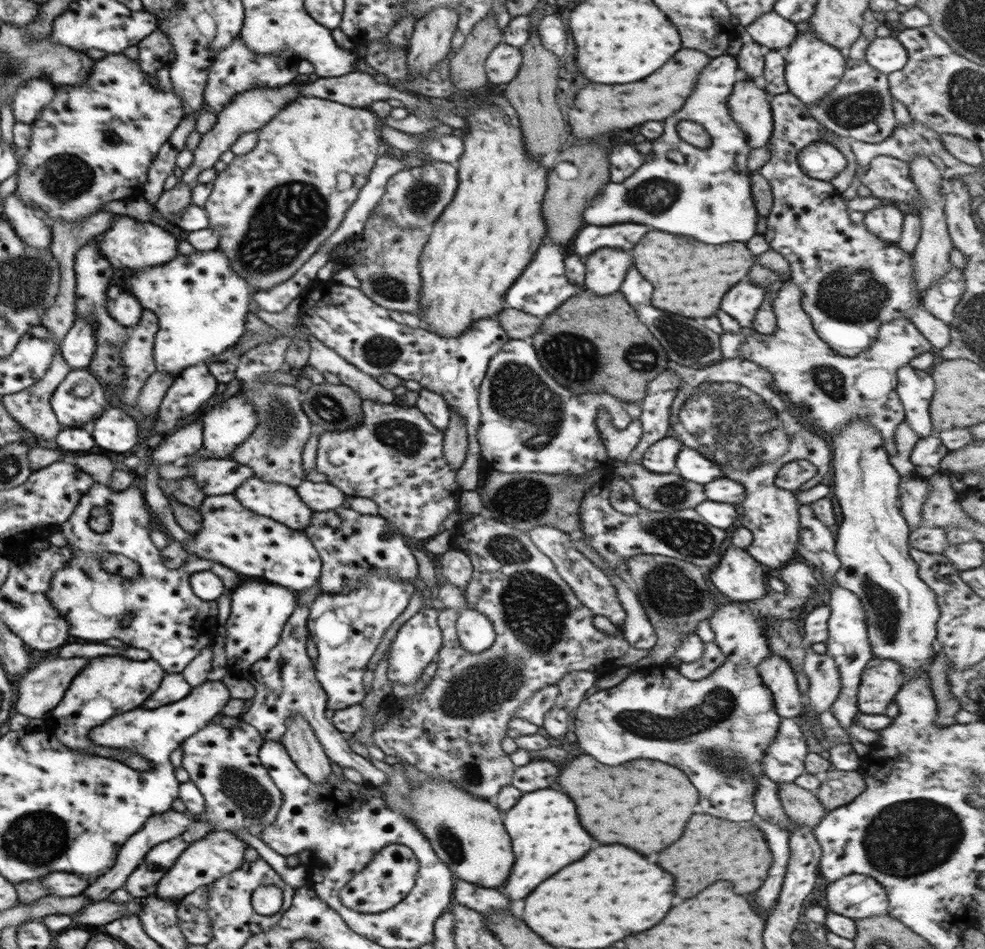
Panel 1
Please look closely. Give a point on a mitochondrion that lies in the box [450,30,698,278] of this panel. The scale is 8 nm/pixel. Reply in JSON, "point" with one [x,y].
{"point":[655,197]}

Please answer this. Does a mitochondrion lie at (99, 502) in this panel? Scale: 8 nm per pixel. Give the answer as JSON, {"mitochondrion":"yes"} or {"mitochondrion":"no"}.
{"mitochondrion":"no"}

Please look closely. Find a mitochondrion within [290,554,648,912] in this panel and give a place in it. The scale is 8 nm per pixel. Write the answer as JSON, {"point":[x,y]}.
{"point":[454,850]}

